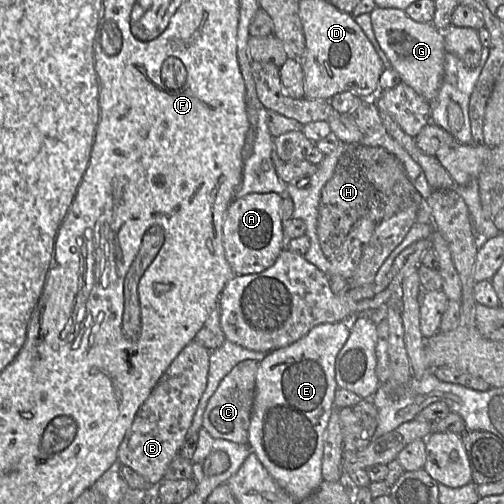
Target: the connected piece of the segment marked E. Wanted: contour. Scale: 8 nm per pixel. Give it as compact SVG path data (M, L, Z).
M349 321L324 323L259 362L248 445L277 484L295 502L315 492L323 481L325 431L338 388L335 362L350 335Z

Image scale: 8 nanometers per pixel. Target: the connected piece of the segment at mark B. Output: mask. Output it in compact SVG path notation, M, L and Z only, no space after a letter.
M194 340L177 355L138 409L121 441L117 462L140 474L152 485L160 485L171 461L187 439L200 398L206 388L210 351Z

